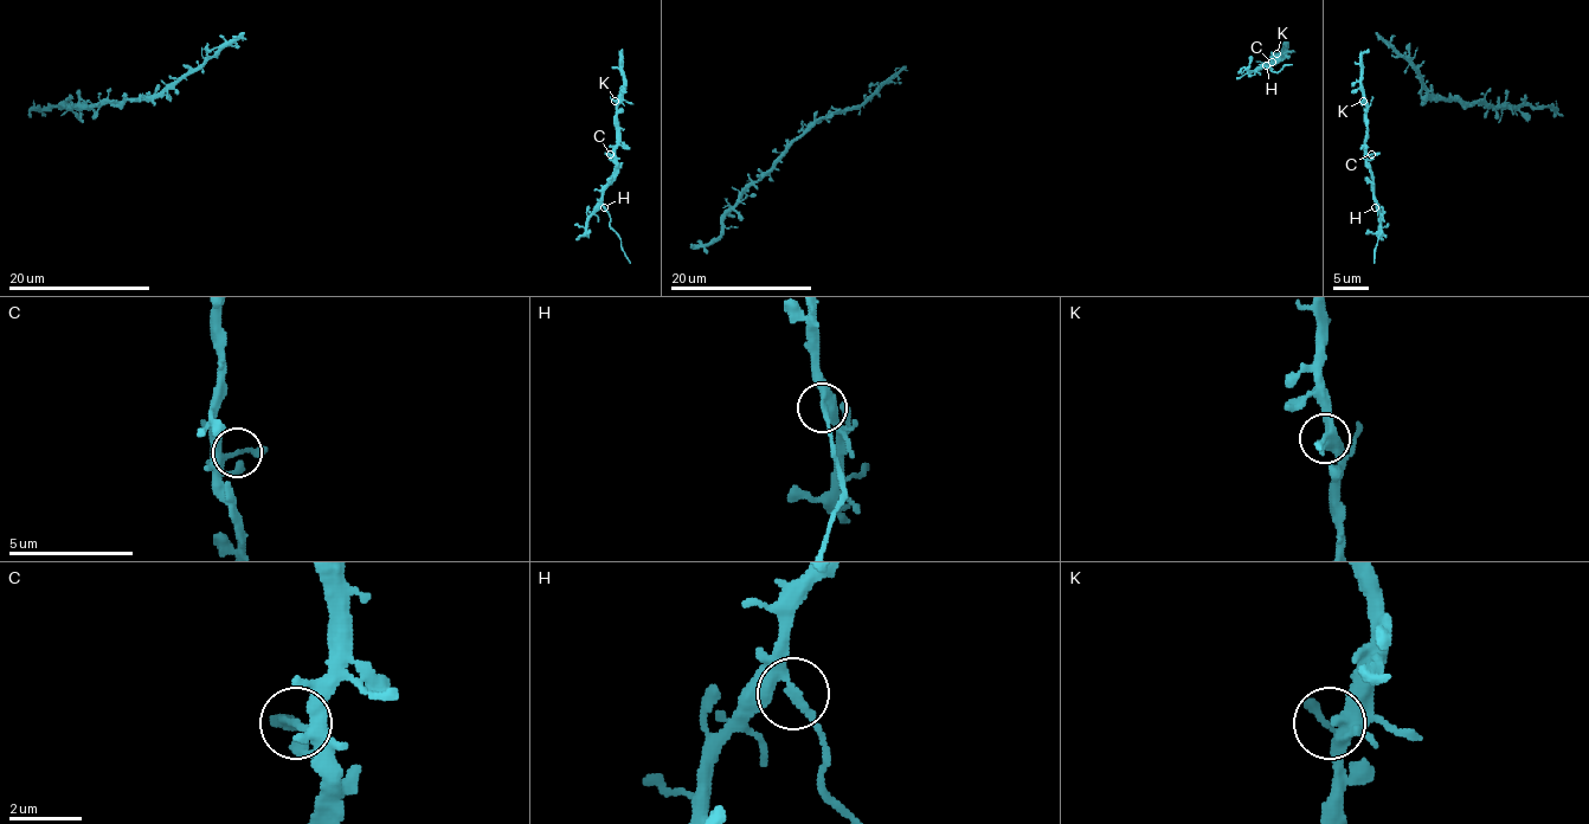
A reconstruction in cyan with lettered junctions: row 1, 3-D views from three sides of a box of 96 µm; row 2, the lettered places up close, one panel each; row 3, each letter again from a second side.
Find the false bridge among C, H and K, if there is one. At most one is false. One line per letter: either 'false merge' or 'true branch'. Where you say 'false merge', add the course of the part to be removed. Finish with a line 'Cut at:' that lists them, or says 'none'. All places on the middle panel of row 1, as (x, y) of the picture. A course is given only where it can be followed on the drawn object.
C: true branch
H: false merge | (1266, 65), (1275, 72), (1293, 64)
K: true branch
Cut at: H

